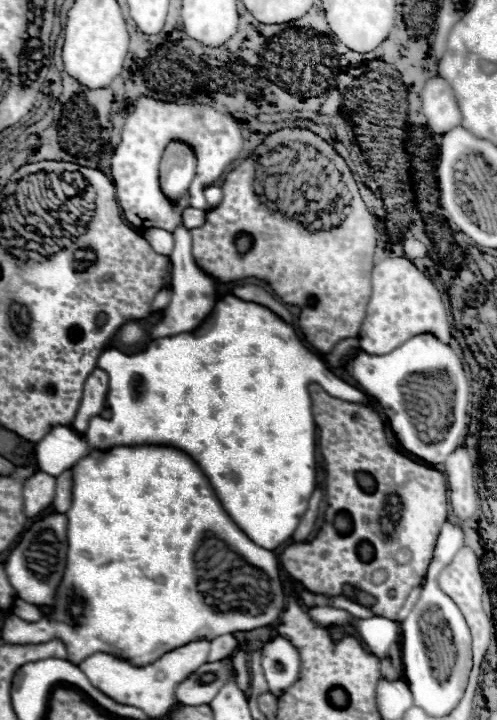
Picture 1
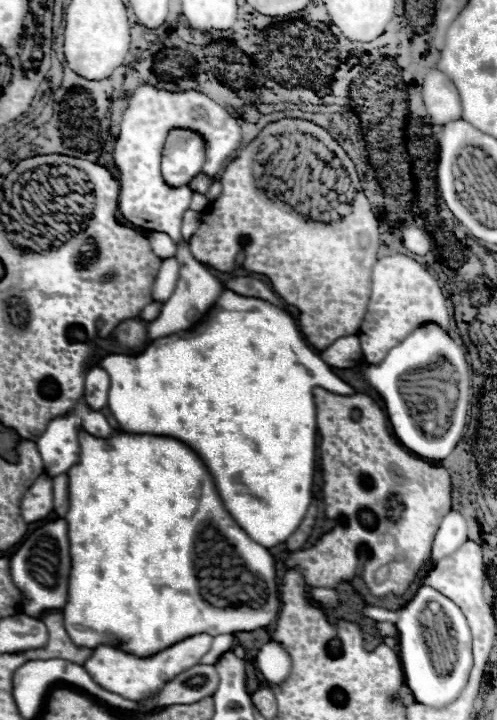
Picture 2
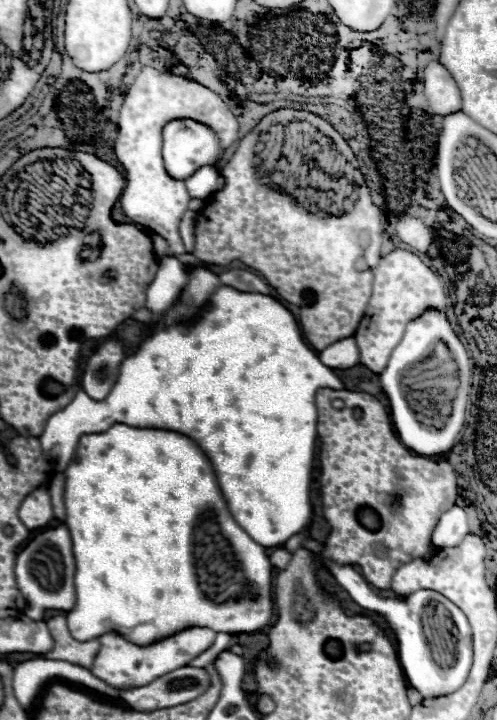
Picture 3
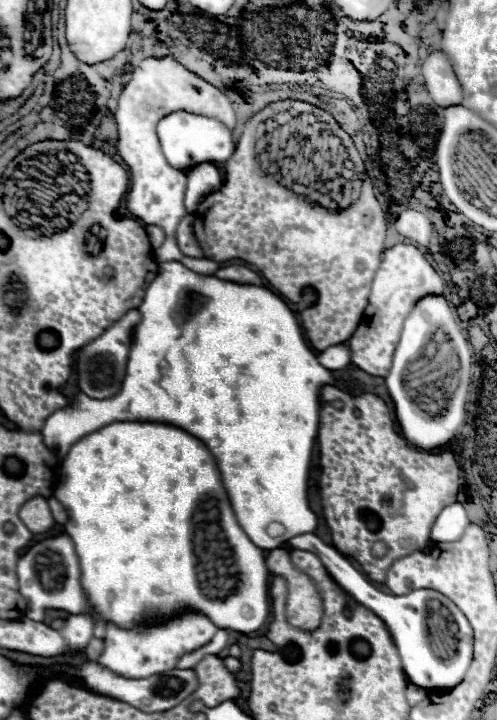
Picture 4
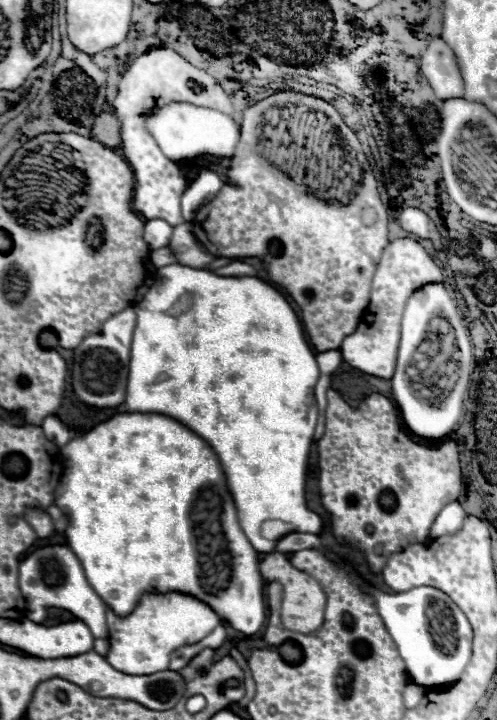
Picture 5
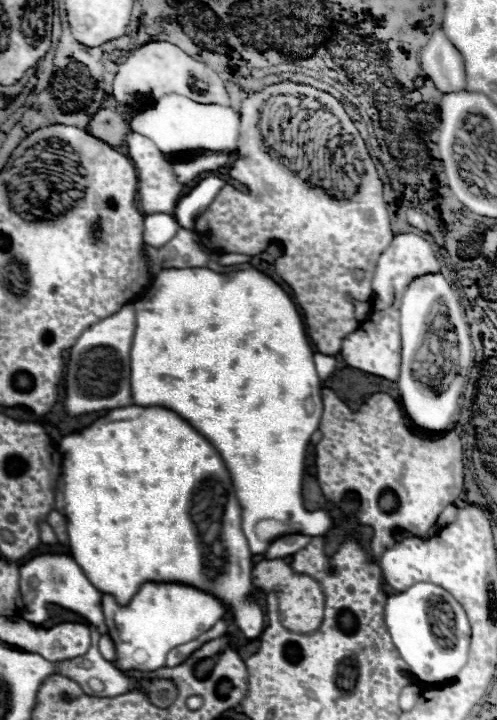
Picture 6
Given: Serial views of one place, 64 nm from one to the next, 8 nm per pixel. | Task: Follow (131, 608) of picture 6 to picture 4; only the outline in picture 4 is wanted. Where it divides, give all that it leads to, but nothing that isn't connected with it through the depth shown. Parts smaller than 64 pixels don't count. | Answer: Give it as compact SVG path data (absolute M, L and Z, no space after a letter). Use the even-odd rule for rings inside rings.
M188 610L166 622L136 628L120 628L108 622L104 636L104 652L98 662L126 678L148 678L152 674L172 670L182 652L192 652L198 646L206 644L216 634L216 630L218 628L212 624L212 620L196 610Z

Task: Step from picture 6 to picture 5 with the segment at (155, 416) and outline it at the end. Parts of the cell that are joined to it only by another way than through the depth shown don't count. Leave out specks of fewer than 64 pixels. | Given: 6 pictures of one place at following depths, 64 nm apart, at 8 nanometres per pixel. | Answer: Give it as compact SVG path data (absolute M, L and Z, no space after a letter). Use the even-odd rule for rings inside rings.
M120 412L120 414L114 414L106 422L100 422L88 434L70 440L60 450L60 454L62 454L64 462L62 462L62 478L56 486L56 504L68 516L66 542L72 548L72 552L76 554L76 558L80 560L90 586L96 590L96 594L100 594L100 598L106 604L112 606L112 610L118 616L130 614L134 610L134 604L138 602L138 598L146 590L180 590L180 592L188 592L188 594L208 602L222 620L232 624L232 628L236 628L244 634L260 632L260 628L264 626L266 614L264 614L264 594L262 594L264 582L262 582L262 576L258 572L258 564L260 564L258 562L258 552L250 546L246 534L240 528L238 512L236 512L232 494L228 490L226 476L224 476L222 466L220 466L220 460L218 460L216 452L208 444L204 444L204 440L200 436L192 434L192 430L188 426L184 426L178 420L172 420L170 416L164 416L164 414Z

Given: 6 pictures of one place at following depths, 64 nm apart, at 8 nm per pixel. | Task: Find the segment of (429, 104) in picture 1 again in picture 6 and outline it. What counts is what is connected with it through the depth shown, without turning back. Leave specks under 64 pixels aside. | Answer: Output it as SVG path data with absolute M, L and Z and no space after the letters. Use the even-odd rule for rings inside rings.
M442 28L434 30L430 42L420 52L420 64L424 74L434 82L440 92L454 92L466 88L464 58L456 46L448 40Z

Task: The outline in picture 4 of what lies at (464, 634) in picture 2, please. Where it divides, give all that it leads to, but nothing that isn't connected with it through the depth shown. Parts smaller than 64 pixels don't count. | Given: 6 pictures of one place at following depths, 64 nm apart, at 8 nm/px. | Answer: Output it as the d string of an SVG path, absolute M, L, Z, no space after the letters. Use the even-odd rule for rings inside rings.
M316 534L294 536L286 540L282 548L314 552L324 562L324 566L336 578L338 584L342 584L360 604L368 606L378 618L384 620L402 658L404 672L412 684L426 690L432 688L450 690L464 680L464 674L472 662L472 626L468 618L460 612L460 608L456 608L456 604L452 604L452 600L448 600L444 594L434 592L430 588L414 590L404 596L384 594L374 584L370 584L368 578L362 572L358 572L344 556L340 556L332 546L326 546ZM430 634L436 634L436 642L440 642L442 654L434 652Z

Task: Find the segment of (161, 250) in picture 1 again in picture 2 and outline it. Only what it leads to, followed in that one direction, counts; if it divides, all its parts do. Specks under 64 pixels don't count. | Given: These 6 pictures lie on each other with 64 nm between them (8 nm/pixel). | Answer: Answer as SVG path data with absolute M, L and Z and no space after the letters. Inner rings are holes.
M150 232L148 240L150 240L150 246L152 246L156 256L160 256L160 258L174 257L176 245L168 234L164 234L164 232Z

